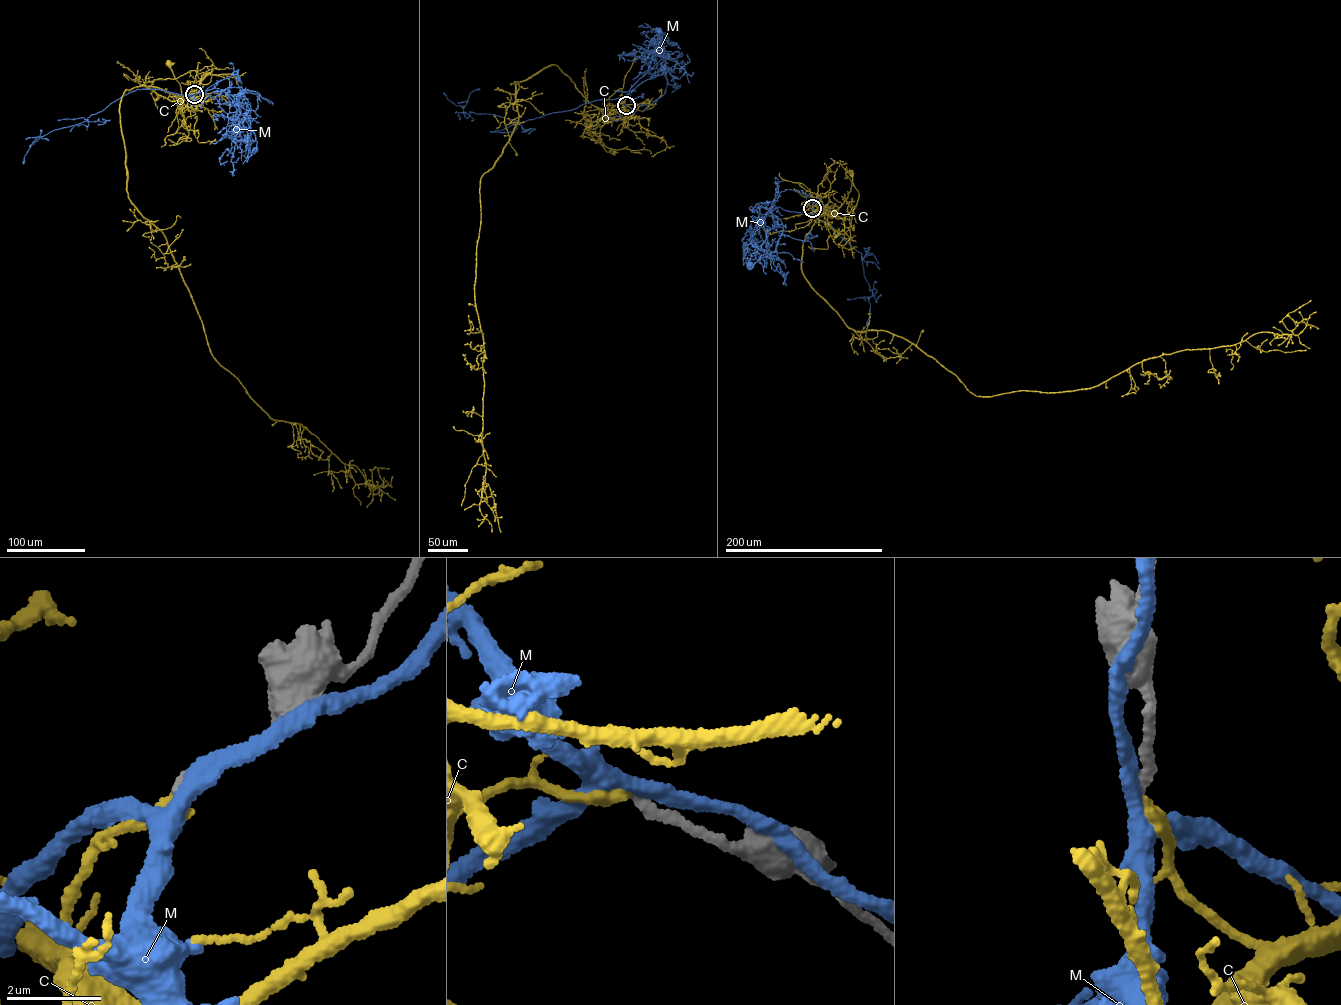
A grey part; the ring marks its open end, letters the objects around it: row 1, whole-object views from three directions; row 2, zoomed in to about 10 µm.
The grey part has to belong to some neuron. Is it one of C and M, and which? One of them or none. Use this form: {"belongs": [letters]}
{"belongs": []}

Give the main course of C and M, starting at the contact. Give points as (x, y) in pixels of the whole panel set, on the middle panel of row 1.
C: (626, 105), (611, 111), (607, 122), (601, 126), (601, 143), (607, 152), (613, 151)
M: (626, 105), (621, 97), (660, 71), (665, 52), (660, 48), (660, 32)

